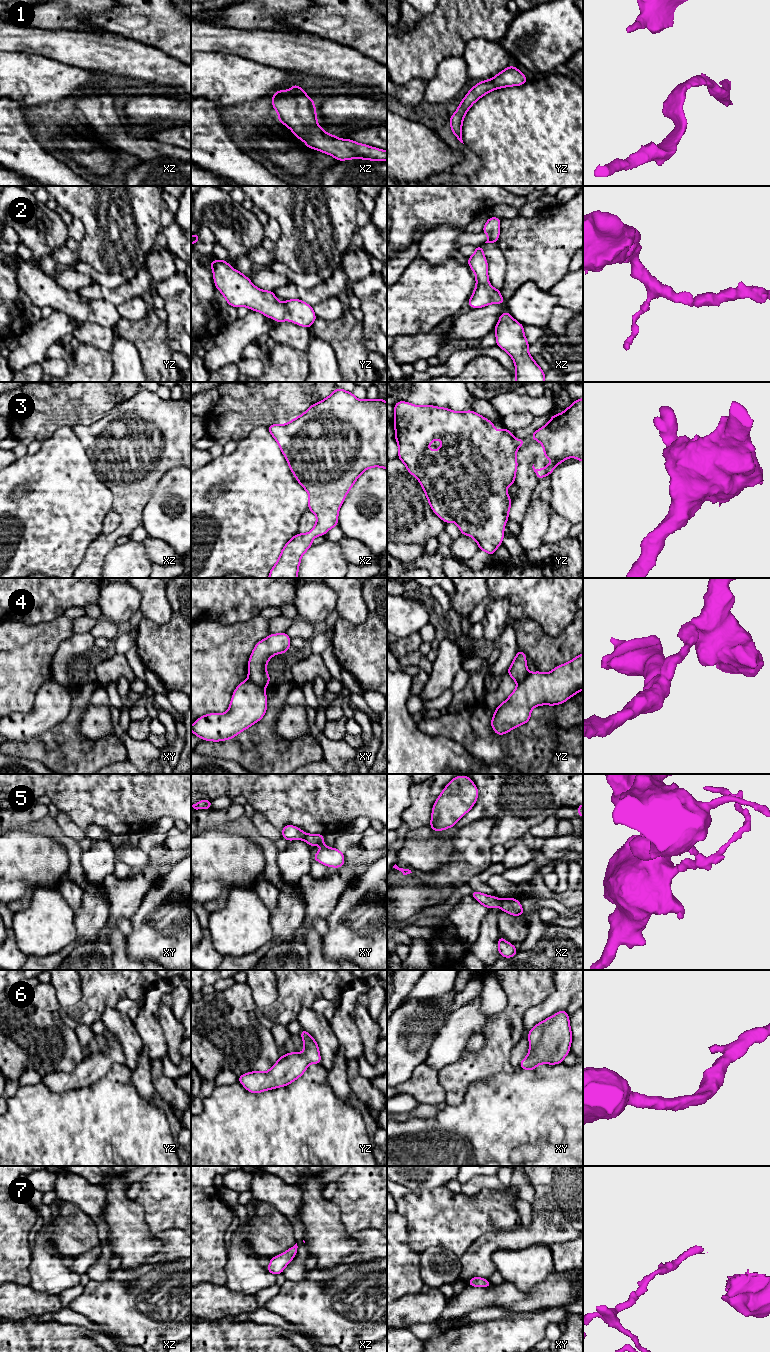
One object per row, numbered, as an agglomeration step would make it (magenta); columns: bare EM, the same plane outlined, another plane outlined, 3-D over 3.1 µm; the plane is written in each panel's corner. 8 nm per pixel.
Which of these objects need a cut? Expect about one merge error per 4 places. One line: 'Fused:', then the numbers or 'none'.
Fused: 4, 5

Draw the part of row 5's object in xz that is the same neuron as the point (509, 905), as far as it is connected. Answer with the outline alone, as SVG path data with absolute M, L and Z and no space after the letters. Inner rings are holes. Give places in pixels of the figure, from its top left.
M511 897L504 898L502 900L500 908L502 911L510 915L513 915L515 917L524 915L524 911L521 903L518 900Z

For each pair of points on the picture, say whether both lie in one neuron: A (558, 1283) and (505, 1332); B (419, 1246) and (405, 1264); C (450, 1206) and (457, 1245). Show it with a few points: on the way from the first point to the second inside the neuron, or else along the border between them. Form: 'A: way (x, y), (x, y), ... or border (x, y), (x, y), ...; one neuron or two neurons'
A: border (539, 1309), (534, 1312); two neurons
B: border (406, 1229), (408, 1244), (419, 1254); two neurons
C: way (450, 1216), (455, 1223), (455, 1235); one neuron

